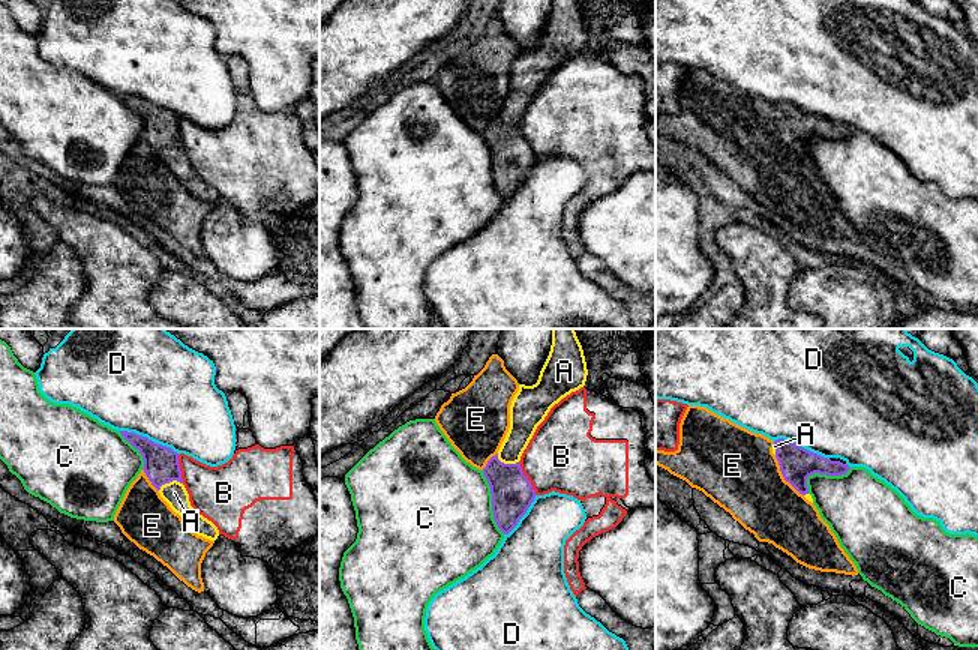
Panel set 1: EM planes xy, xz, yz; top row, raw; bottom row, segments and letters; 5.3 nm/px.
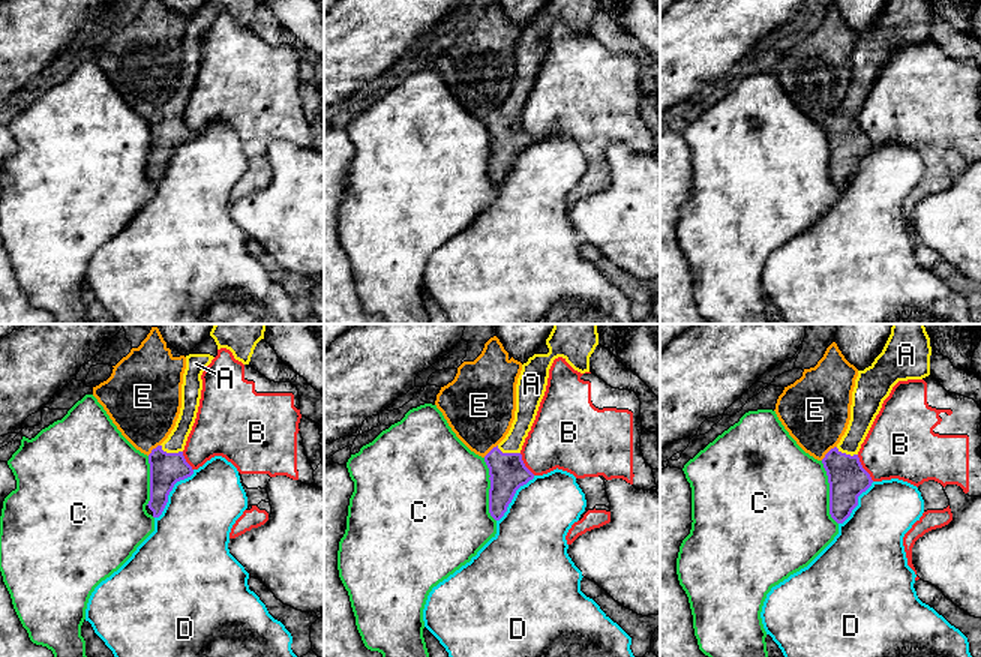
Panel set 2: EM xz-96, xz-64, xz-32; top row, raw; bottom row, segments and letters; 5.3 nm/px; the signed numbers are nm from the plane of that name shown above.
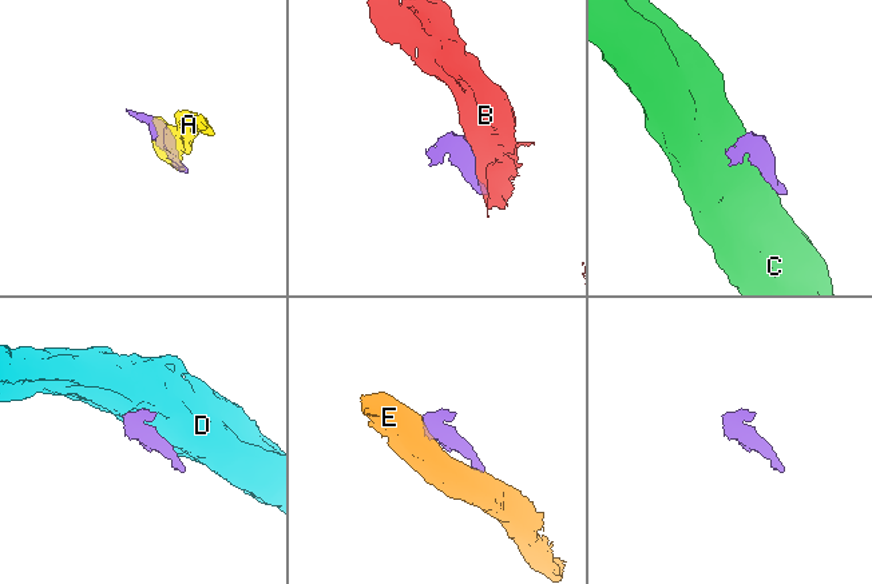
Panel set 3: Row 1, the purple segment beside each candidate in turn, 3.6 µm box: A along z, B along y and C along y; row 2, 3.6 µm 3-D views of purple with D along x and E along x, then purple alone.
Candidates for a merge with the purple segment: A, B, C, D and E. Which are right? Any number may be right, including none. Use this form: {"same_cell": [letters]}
{"same_cell": ["A"]}

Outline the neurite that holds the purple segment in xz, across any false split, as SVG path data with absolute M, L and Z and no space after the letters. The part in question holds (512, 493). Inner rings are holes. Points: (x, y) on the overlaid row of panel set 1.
M552 329L549 356L532 386L519 384L510 405L510 428L483 474L490 486L492 512L498 528L508 534L536 498L520 468L520 456L550 408L585 386L588 375L574 329Z

